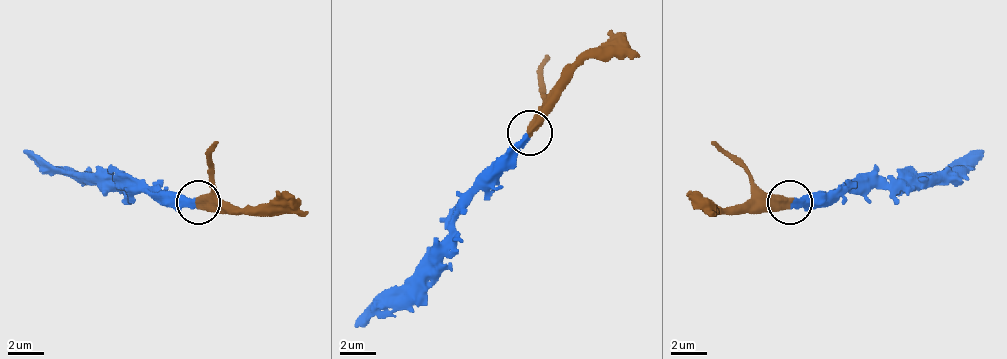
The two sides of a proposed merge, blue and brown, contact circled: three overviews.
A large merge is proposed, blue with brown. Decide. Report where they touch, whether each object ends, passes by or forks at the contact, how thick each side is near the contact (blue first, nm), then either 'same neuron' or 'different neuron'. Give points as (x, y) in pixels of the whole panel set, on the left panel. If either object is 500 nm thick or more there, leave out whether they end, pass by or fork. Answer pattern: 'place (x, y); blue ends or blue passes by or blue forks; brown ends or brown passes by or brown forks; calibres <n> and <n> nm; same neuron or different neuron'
place (198, 202); calibres 400 and 500 nm; same neuron

